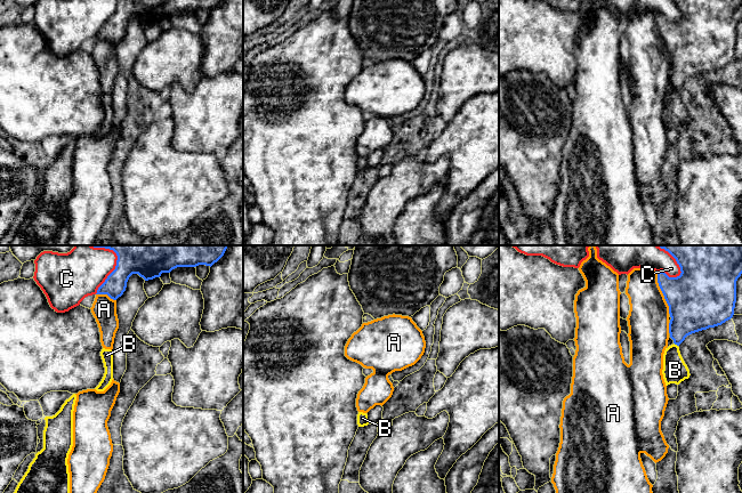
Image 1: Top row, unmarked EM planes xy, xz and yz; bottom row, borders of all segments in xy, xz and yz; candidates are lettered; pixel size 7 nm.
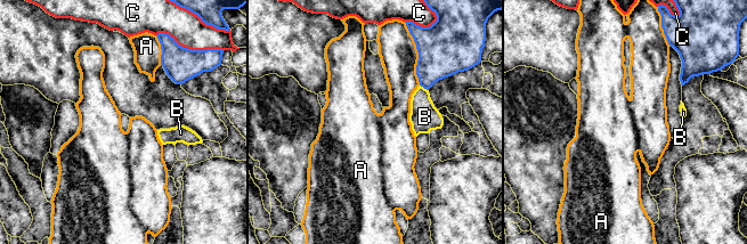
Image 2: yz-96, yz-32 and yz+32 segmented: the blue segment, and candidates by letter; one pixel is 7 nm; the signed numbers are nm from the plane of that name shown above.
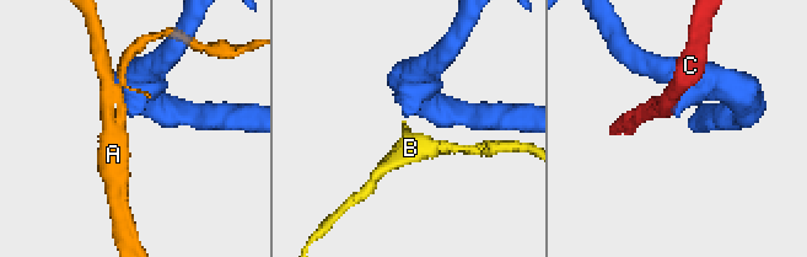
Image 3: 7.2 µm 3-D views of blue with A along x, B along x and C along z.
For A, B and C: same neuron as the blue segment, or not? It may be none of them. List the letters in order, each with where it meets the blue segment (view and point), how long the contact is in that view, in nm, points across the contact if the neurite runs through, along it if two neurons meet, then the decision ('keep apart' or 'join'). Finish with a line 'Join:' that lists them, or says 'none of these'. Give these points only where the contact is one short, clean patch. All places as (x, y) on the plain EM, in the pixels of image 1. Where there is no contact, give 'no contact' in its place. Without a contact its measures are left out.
A: meets blue in yz at (662, 37); contact 300 nm long; keep apart
B: meets blue in yz at (676, 88); contact 40 nm long; border along yz (674, 87), (677, 90); keep apart
C: meets blue in yz at (668, 21); contact 180 nm long; keep apart
Join: none of these

